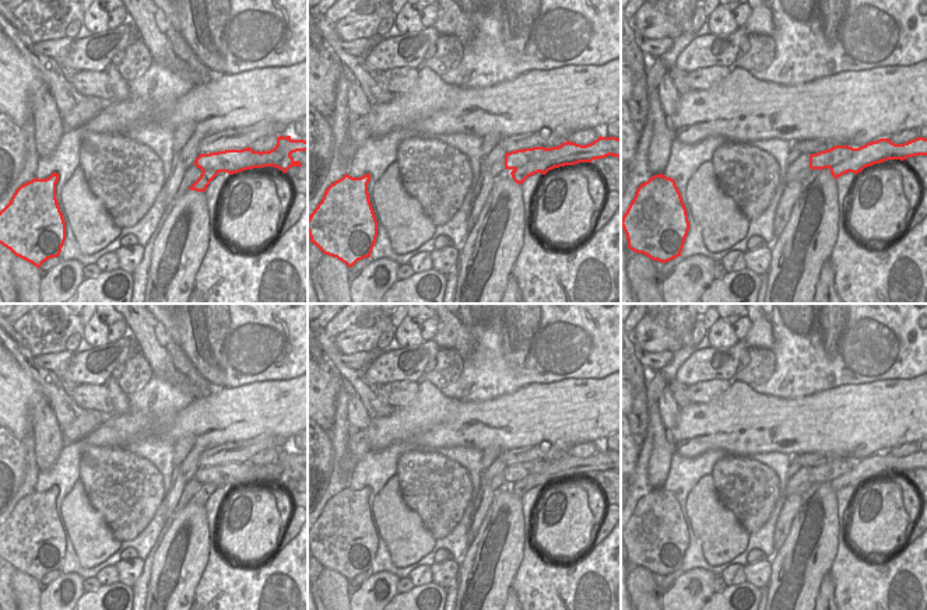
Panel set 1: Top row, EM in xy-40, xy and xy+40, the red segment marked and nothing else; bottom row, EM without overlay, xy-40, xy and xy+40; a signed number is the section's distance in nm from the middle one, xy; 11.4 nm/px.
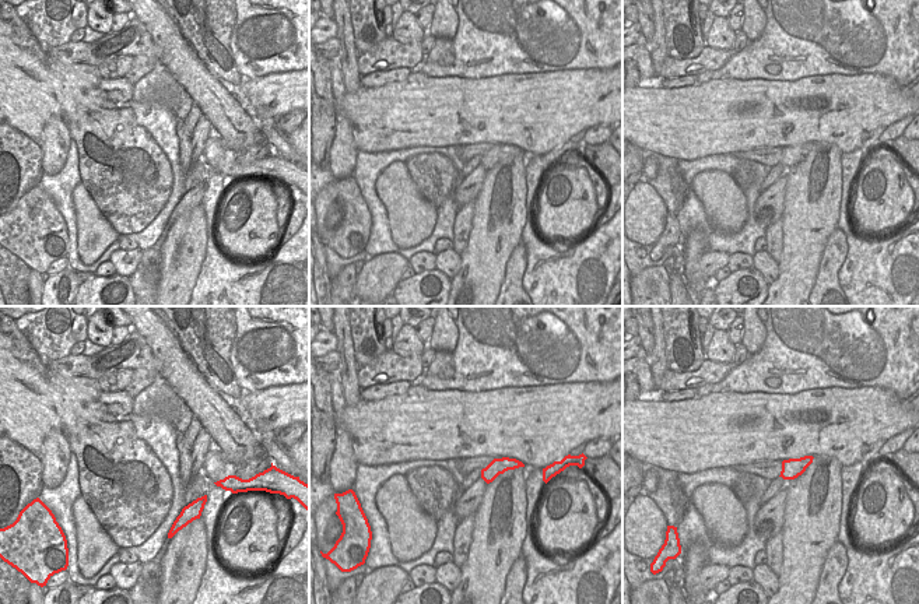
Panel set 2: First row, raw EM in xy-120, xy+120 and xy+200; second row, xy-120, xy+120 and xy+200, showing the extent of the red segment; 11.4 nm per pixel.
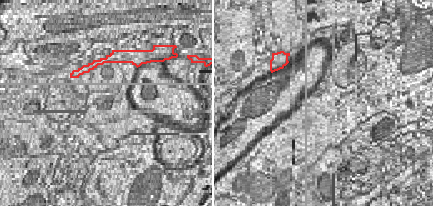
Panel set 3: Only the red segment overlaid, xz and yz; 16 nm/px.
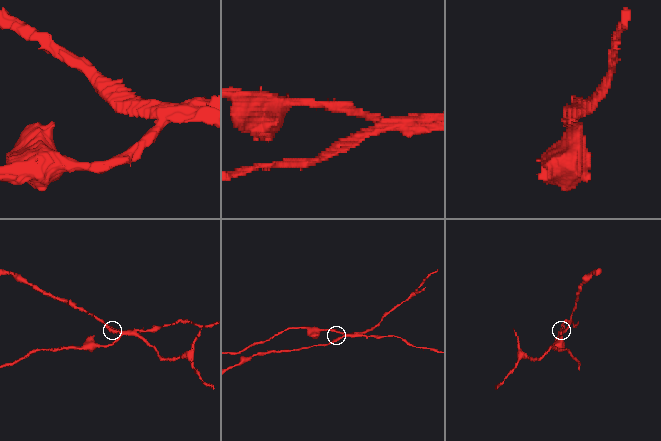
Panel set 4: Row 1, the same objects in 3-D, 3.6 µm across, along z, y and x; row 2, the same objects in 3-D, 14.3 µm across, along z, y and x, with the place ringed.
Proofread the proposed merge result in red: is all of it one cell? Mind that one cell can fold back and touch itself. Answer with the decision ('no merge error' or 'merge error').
merge error

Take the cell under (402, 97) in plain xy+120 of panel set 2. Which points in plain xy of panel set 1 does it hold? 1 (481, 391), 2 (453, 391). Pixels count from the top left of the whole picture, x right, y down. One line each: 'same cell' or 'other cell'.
1: other cell
2: other cell

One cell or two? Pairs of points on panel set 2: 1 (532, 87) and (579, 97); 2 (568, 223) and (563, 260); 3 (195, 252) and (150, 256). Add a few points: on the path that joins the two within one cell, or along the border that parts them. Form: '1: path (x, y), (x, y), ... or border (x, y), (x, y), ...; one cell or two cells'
1: path (543, 97), (568, 97); one cell
2: border (581, 235), (575, 239); two cells
3: border (160, 250), (161, 278), (157, 287); two cells

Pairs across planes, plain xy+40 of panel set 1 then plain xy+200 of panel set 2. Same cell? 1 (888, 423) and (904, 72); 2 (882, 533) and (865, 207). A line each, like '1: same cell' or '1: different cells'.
1: different cells
2: same cell

